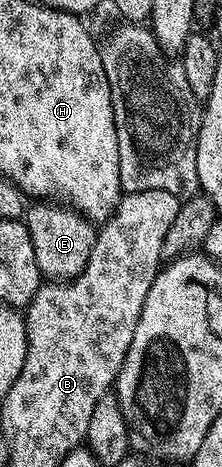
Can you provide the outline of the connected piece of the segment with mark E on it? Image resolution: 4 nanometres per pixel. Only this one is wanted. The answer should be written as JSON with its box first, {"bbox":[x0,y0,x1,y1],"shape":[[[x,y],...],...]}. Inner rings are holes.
{"bbox":[26,203,97,281],"shape":[[[32,203],[28,206],[26,224],[30,243],[34,243],[34,259],[38,259],[41,278],[48,281],[71,281],[86,267],[90,251],[94,251],[97,226],[64,203]]]}

